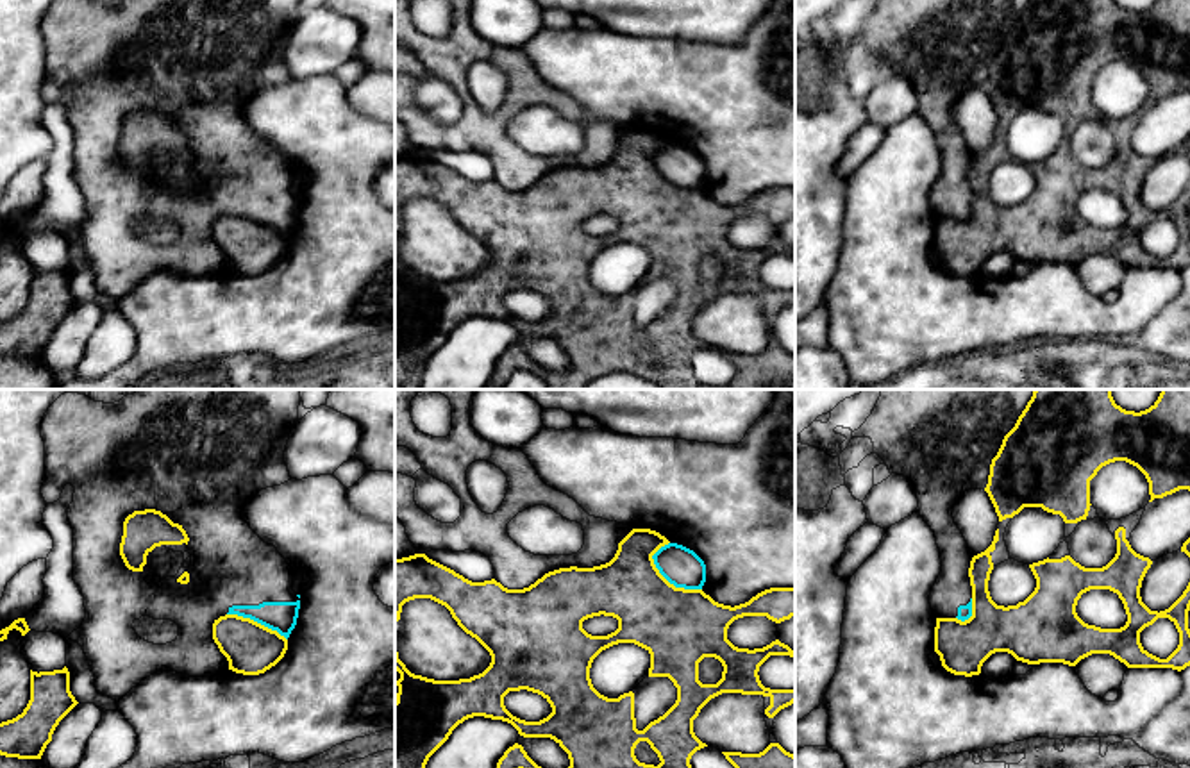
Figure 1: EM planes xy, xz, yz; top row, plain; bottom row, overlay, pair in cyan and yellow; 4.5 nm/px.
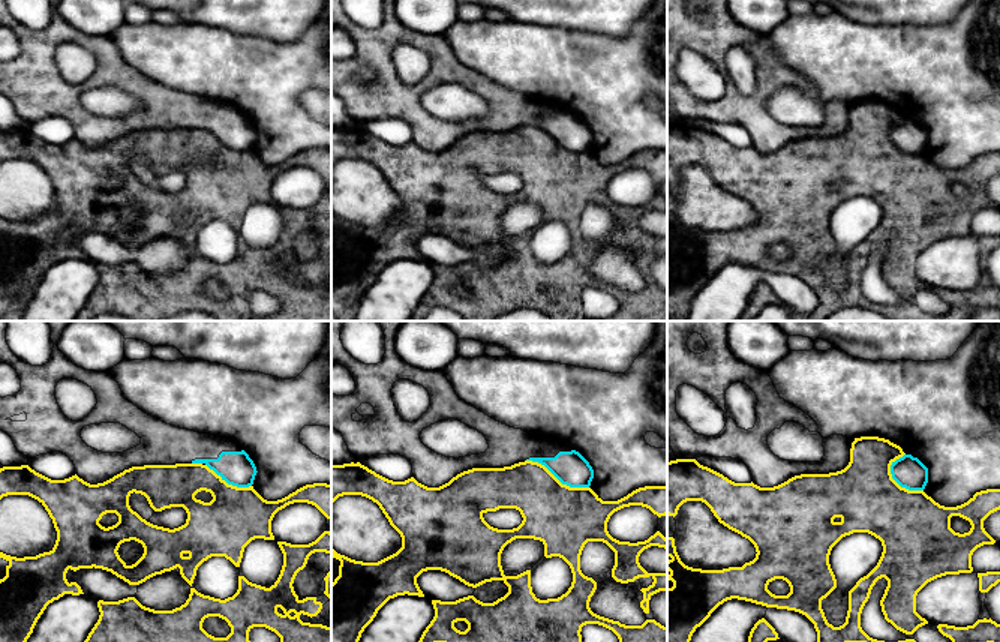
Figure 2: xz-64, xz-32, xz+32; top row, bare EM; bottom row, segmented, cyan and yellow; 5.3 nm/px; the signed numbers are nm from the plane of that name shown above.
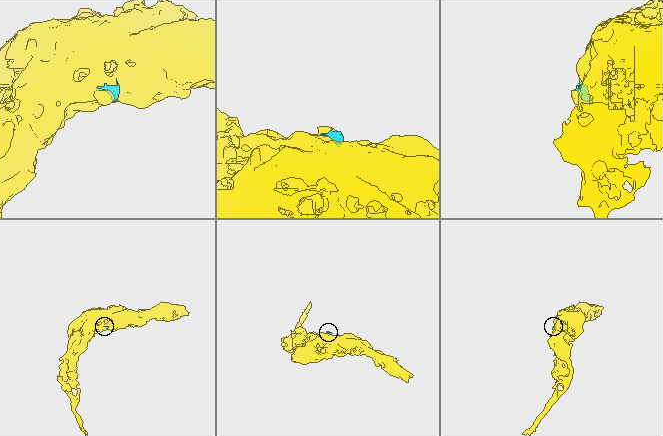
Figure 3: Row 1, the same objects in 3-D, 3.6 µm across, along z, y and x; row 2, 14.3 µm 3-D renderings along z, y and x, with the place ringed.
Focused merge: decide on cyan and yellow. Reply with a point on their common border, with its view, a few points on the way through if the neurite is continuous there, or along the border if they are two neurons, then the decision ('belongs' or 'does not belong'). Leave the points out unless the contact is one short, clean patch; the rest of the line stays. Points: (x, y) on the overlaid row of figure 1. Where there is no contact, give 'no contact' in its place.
meets cyan in xz at (672, 583); border along xz (651, 556), (656, 568), (670, 583), (701, 590); does not belong

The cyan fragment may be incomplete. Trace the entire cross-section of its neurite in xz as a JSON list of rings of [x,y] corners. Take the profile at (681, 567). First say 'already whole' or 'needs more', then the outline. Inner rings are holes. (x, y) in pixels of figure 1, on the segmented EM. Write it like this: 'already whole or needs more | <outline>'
already whole | [[[668,543],[661,547],[652,559],[659,573],[675,588],[702,589],[706,582],[706,564],[693,550]]]

